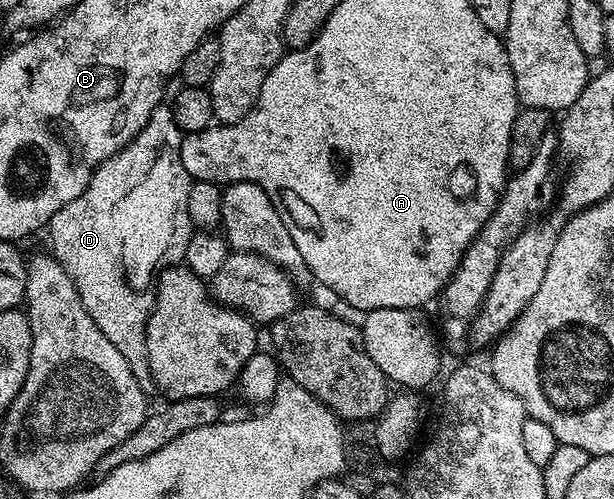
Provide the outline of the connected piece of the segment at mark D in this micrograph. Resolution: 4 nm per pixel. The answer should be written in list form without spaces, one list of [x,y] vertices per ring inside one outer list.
[[[161,106],[156,108],[152,111],[150,122],[146,122],[144,129],[122,151],[97,166],[96,173],[90,178],[86,190],[82,190],[82,194],[78,194],[78,198],[74,198],[74,202],[66,202],[66,206],[62,206],[62,210],[58,210],[58,214],[54,214],[52,221],[46,225],[48,240],[52,243],[51,255],[55,256],[57,262],[64,267],[66,274],[70,274],[70,278],[78,290],[78,298],[82,298],[82,306],[86,306],[90,318],[94,318],[94,326],[98,326],[98,330],[102,330],[102,334],[106,334],[106,338],[110,338],[110,342],[117,348],[118,354],[122,354],[122,358],[126,358],[138,386],[146,394],[151,393],[154,388],[152,372],[148,368],[148,355],[146,354],[146,326],[156,301],[156,285],[152,282],[152,268],[156,268],[156,260],[160,260],[160,252],[172,252],[172,256],[178,256],[183,261],[186,246],[194,231],[192,219],[188,213],[188,195],[194,181],[192,177],[186,174],[186,166],[182,166],[182,158],[180,157],[181,135],[180,127],[177,126],[172,117],[171,107]]]

